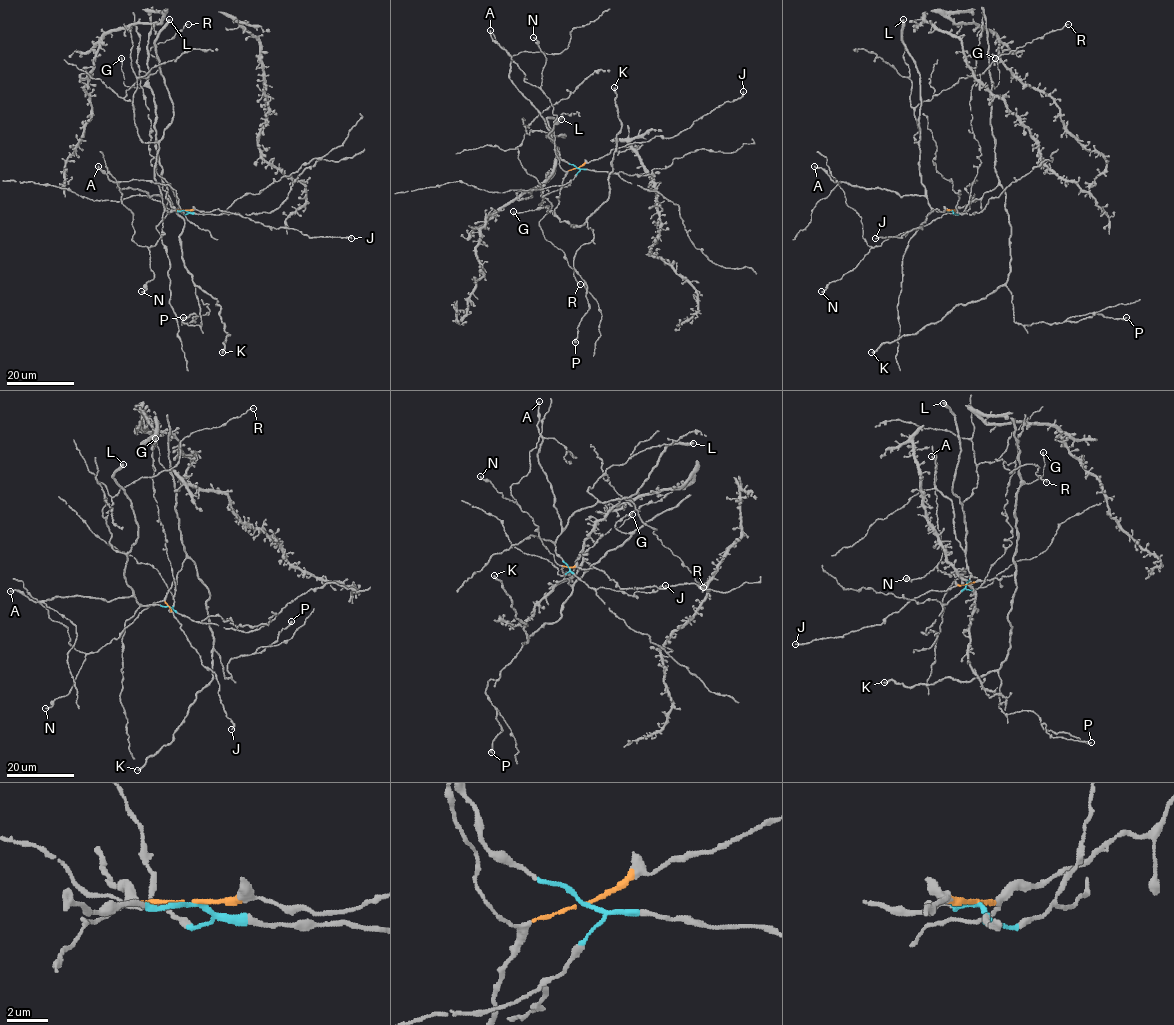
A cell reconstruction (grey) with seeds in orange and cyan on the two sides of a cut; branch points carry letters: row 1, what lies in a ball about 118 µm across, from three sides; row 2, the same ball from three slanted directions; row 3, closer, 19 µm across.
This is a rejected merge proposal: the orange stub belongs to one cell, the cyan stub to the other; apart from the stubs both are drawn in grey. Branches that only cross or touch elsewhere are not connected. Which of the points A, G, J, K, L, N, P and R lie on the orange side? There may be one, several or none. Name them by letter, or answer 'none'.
G, J, K, N, P

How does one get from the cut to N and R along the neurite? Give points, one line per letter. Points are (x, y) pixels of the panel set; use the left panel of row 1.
N: (185, 210), (173, 210), (163, 218), (161, 229), (165, 234), (148, 248), (154, 278), (141, 291)
R: (185, 211), (163, 206), (159, 145), (139, 137), (124, 98), (159, 68), (147, 52), (187, 24)

